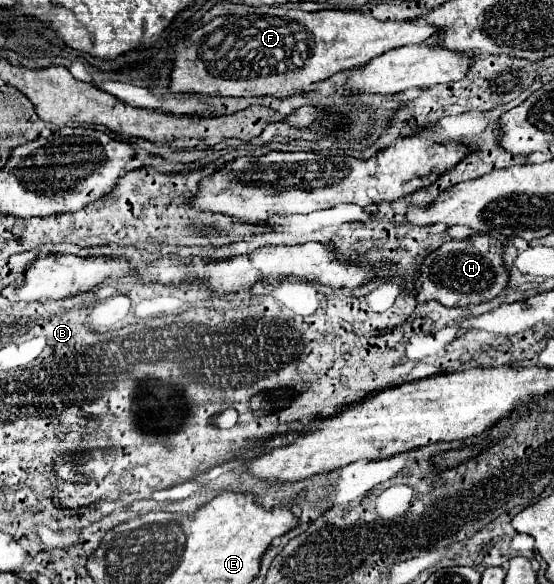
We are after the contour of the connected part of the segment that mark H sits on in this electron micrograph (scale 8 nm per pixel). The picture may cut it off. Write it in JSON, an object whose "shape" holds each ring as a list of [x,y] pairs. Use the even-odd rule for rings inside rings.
{"shape":[[[486,233],[470,235],[468,239],[444,241],[438,249],[426,255],[424,281],[416,285],[416,303],[438,301],[446,307],[464,307],[494,299],[510,281],[510,271],[504,265],[504,245]]]}

